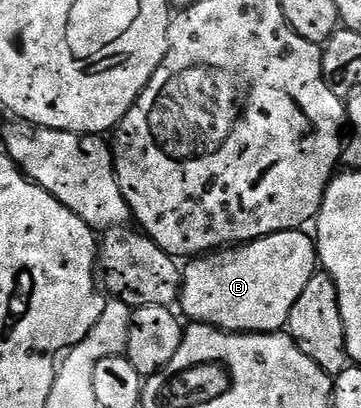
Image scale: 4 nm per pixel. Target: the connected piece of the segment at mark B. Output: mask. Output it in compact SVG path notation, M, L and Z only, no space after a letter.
M293 230L290 232L279 232L263 236L260 240L251 240L248 244L237 244L223 250L217 250L202 256L189 259L182 268L182 279L180 281L180 298L178 308L189 321L198 324L208 324L212 328L221 328L223 332L278 332L287 325L290 318L290 310L294 310L294 302L298 302L302 290L306 290L306 282L315 276L318 271L318 257L316 255L316 242L307 231Z

